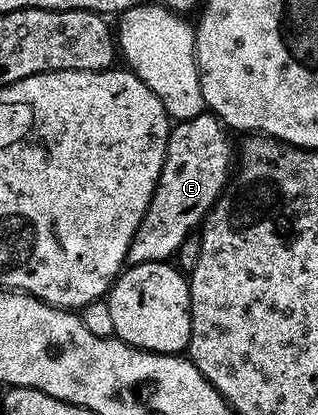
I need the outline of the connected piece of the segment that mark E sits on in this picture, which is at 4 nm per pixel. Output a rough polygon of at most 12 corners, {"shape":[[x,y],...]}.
{"shape":[[209,111],[169,130],[127,266],[167,262],[225,190],[236,149]]}

